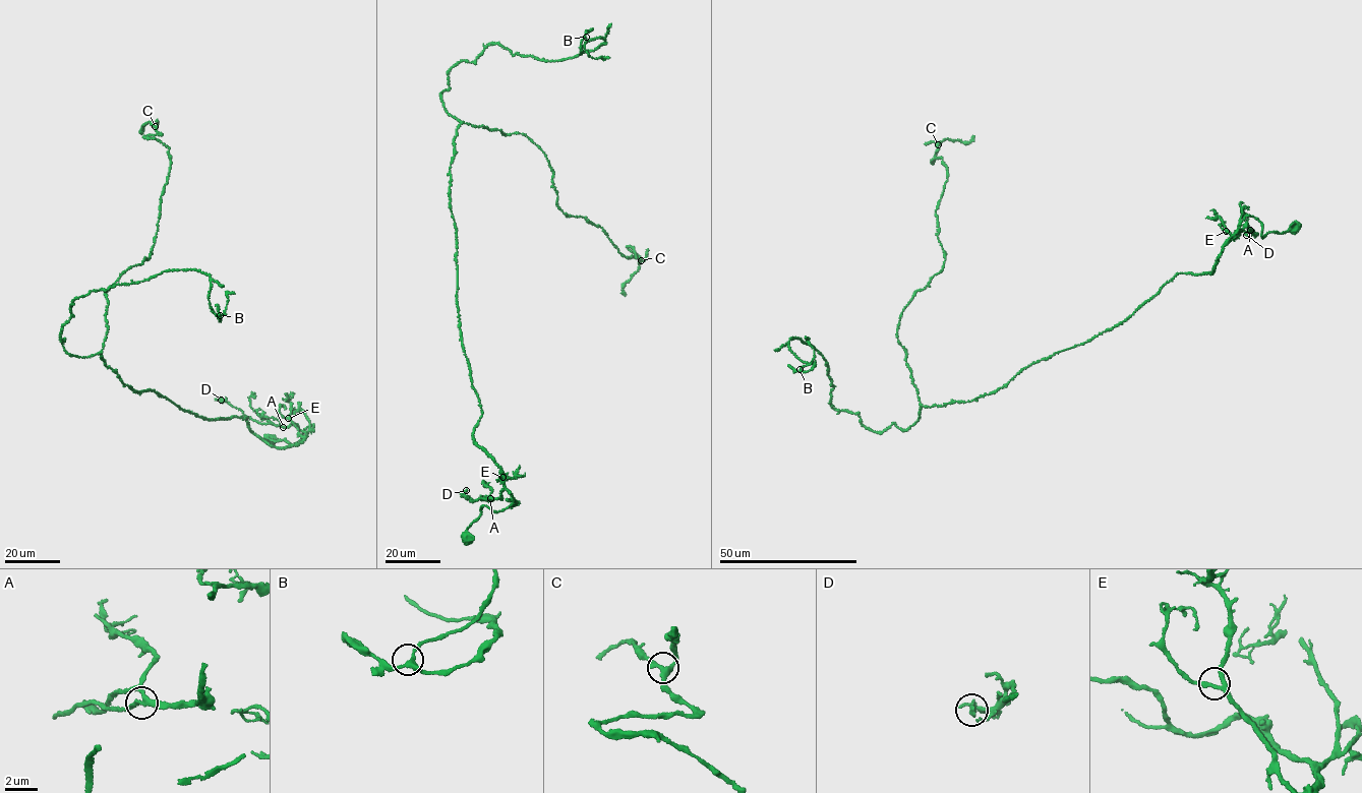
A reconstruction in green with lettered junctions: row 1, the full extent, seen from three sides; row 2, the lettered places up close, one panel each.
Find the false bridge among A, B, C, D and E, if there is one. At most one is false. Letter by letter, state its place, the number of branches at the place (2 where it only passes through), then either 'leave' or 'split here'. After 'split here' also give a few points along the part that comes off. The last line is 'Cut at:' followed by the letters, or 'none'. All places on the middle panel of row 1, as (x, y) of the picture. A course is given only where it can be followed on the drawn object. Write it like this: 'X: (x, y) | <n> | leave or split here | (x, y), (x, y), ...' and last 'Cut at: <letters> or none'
A: (490, 498) | 3 | leave
B: (586, 37) | 3 | leave
C: (641, 260) | 3 | leave
D: (466, 490) | 3 | leave
E: (502, 477) | 3 | leave
Cut at: none

